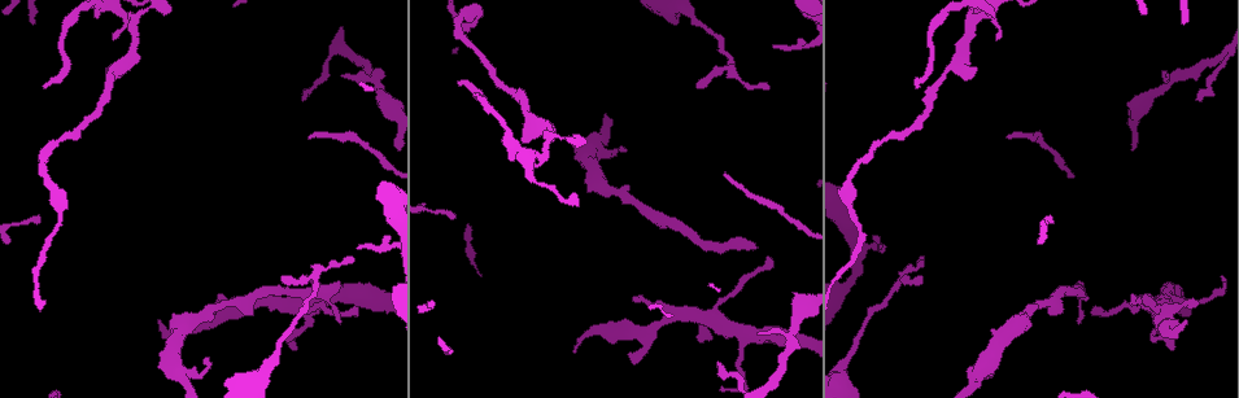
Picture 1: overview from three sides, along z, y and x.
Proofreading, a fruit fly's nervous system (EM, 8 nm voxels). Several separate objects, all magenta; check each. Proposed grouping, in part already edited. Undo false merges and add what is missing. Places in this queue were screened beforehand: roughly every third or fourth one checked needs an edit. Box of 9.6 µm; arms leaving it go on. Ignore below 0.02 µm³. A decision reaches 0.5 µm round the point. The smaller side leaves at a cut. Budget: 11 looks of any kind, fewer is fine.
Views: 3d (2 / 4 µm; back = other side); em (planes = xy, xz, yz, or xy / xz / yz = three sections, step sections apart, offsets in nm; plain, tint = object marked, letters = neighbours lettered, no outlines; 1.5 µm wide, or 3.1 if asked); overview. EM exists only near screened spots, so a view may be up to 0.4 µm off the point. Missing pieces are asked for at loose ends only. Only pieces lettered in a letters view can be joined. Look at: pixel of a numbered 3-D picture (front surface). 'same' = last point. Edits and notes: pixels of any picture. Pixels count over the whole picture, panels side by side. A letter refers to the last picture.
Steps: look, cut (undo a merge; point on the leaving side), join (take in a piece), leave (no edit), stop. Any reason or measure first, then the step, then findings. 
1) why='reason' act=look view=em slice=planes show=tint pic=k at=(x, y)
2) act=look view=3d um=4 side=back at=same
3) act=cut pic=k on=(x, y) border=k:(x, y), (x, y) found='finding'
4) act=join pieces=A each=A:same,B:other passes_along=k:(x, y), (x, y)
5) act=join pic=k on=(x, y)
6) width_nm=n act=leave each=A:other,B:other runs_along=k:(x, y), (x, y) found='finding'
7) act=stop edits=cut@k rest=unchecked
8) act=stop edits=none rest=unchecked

why='free end' act=look view=em slice=xz step=8 show=letters pic=1 at=(878, 246)

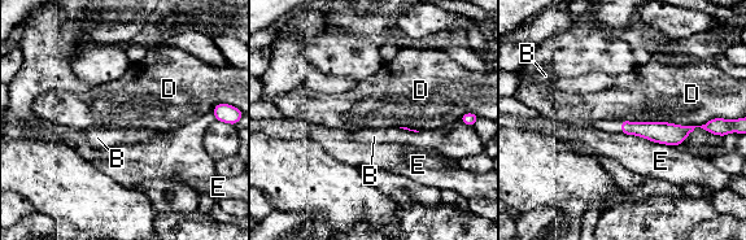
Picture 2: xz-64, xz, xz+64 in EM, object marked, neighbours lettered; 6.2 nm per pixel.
why='another direction' act=look view=em slice=planes show=letters at=same

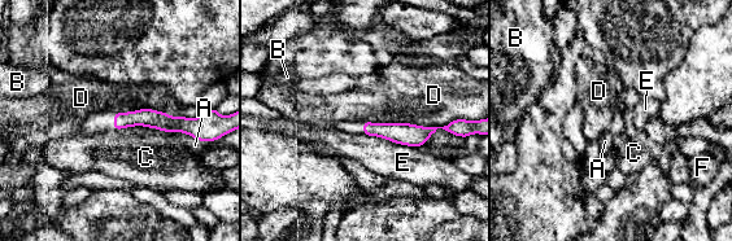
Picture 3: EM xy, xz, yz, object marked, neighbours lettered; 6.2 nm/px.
width_nm=100 longest_contact=D:550nm act=leave each=A:other,B:other,C:other,D:other,E:other,F:other found='none of them fits'

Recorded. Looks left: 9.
why='free end' act=look view=em slice=yz step=8 show=tint pic=1 at=(916, 279)

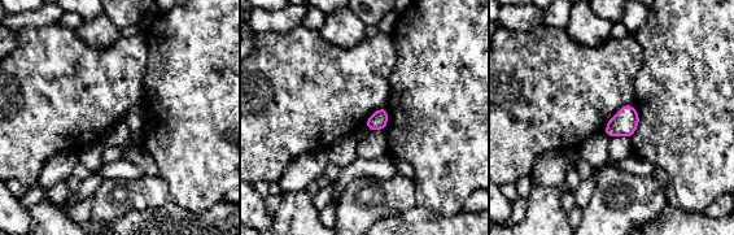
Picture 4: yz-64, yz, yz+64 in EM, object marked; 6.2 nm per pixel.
why='another direction' act=look view=em slice=planes show=tint at=same

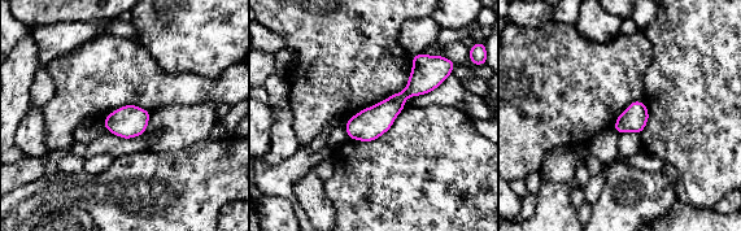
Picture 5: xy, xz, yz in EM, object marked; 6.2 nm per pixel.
act=look view=em slice=planes show=letters at=same

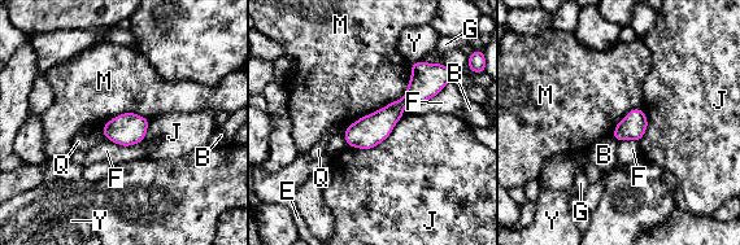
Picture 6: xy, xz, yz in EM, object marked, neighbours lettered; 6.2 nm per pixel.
act=leave each=B:other,E:other,F:other,G:other,J:other,M:other,Q:other,Y:other runs_along=6:(439, 83), (425, 84), (349, 141) found='none of them fits'

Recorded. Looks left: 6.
act=look view=em slice=planes show=letters pic=1 at=(340, 283)

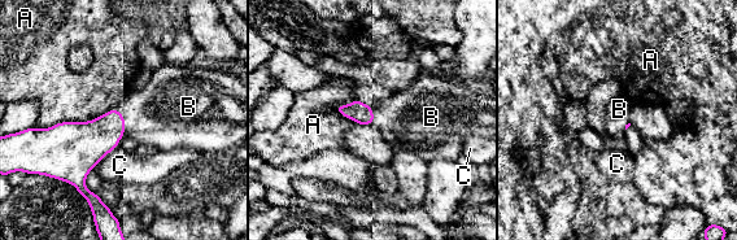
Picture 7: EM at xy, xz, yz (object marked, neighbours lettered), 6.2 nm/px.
act=join pieces=B each=A:other,B:same,C:other found='it goes on there'

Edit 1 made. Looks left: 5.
act=look view=overview

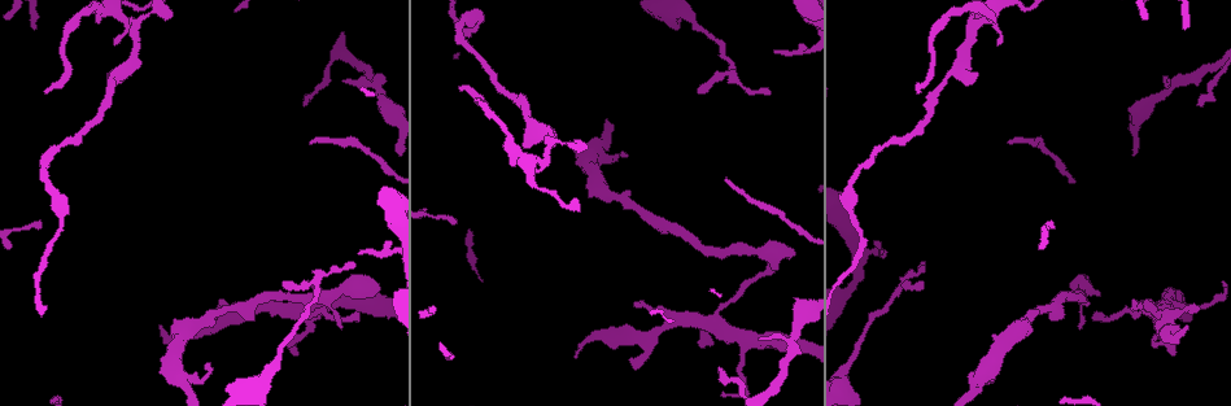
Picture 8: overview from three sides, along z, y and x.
why='a narrow waist' act=look view=3d um=4 pic=8 at=(133, 22)

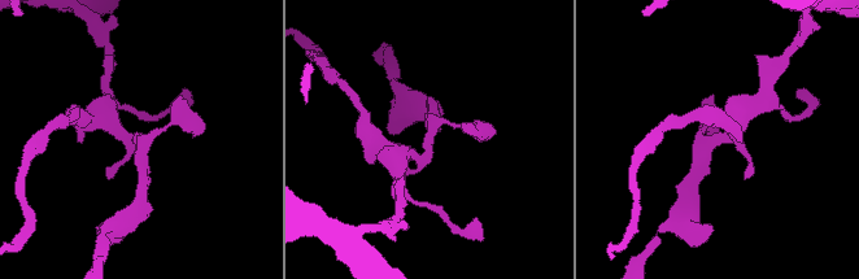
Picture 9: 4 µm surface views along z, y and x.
act=look view=em slice=planes show=letters pic=9 at=(428, 135)

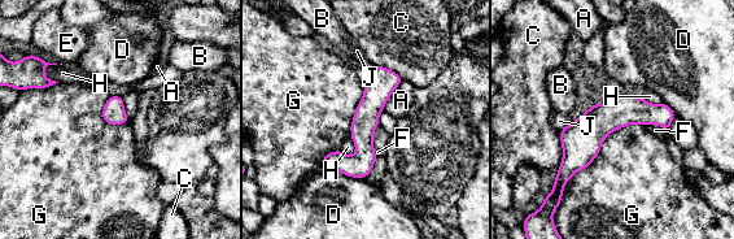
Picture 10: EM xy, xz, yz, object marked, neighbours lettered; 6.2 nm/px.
width_nm=140 act=leave each=A:other,B:other,C:other,D:other,E:other,F:other,G:other,H:other,J:other runs_along=10:(671, 114), (615, 114), (560, 177) found='one neuron here'

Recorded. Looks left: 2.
act=stop edits=join@7 rest=unchecked

